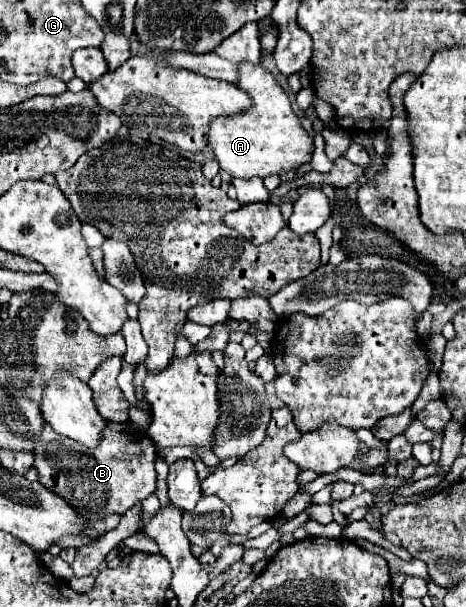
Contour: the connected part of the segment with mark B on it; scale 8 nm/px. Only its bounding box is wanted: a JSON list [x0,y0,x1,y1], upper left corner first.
[35,426,157,522]

